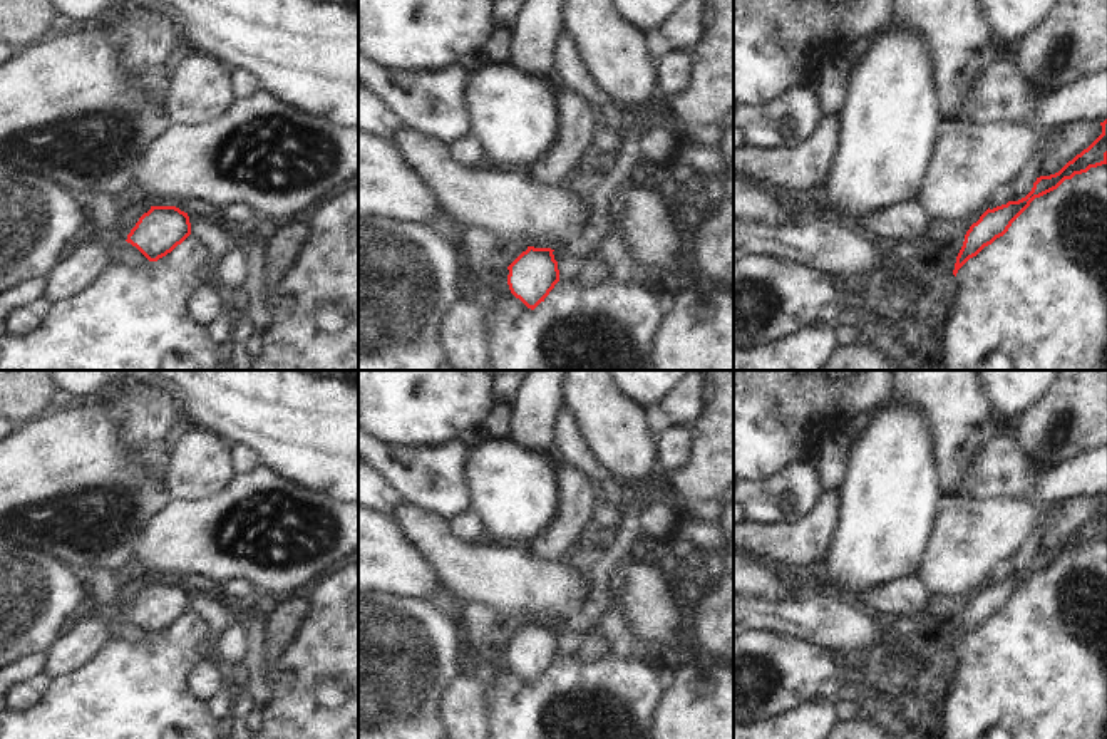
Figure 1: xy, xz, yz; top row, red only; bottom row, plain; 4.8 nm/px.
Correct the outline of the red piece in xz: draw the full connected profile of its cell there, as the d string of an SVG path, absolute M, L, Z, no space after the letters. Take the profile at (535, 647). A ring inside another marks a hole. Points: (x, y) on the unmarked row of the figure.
M528 622L509 642L511 669L534 685L559 657L558 637L551 623Z

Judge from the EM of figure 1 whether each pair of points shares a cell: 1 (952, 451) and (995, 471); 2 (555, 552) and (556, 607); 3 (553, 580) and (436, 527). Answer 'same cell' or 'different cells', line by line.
1: different cells
2: different cells
3: same cell

